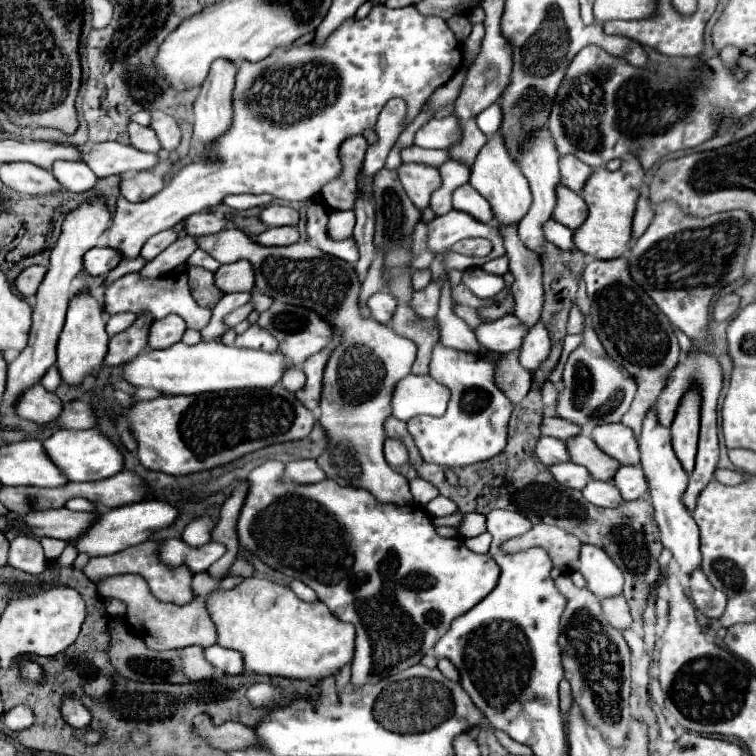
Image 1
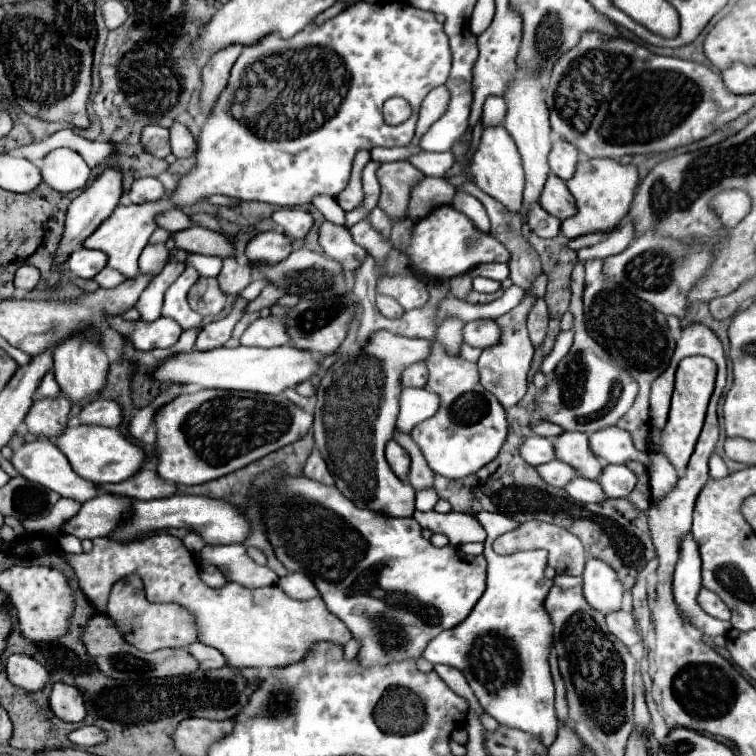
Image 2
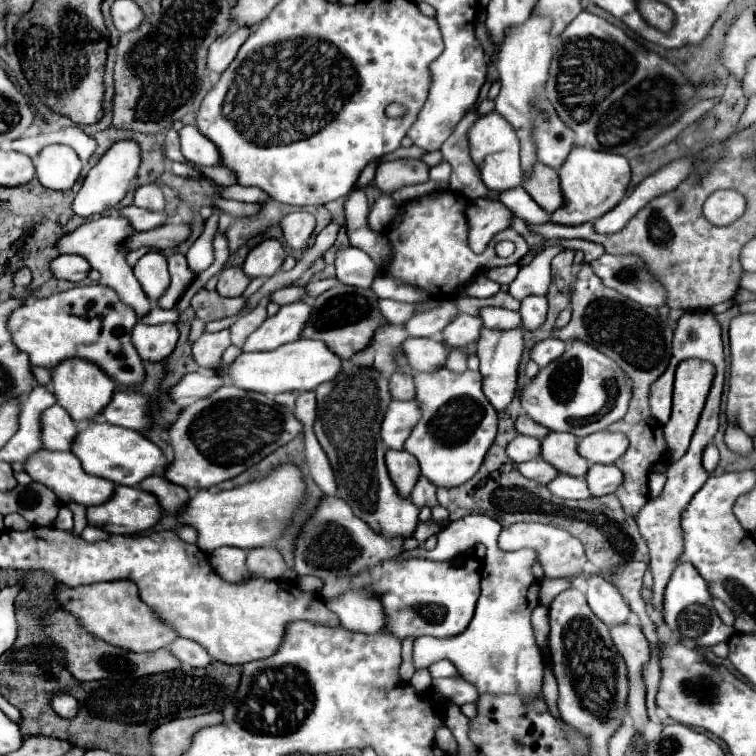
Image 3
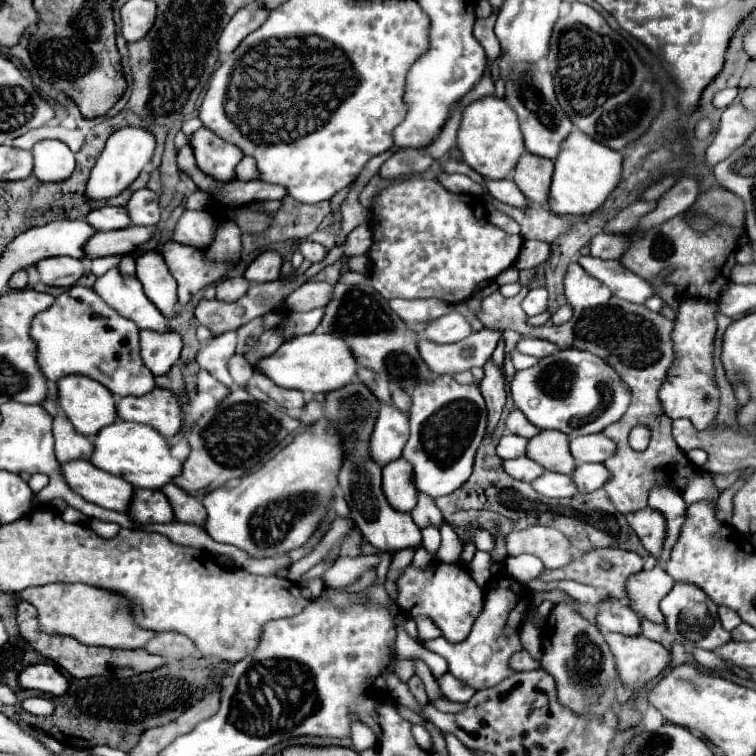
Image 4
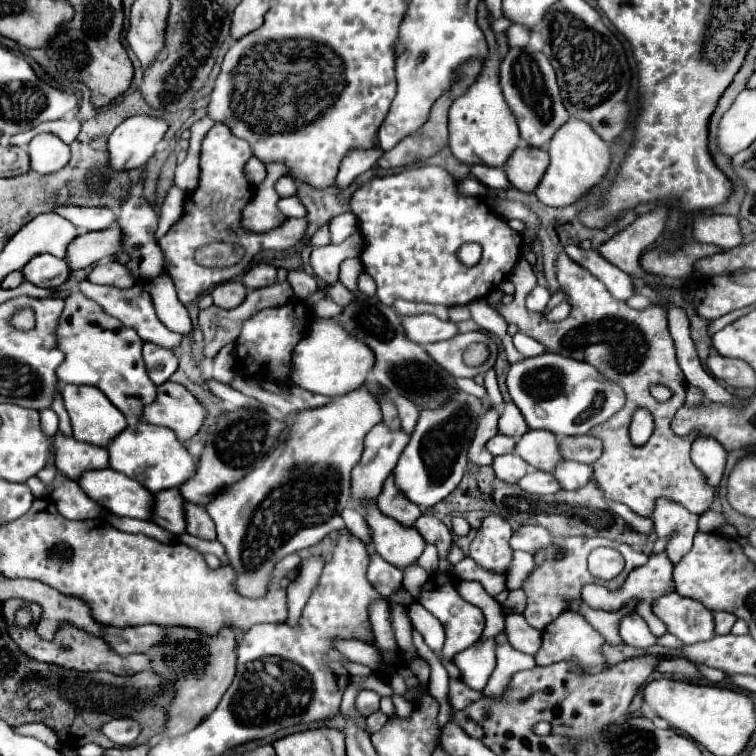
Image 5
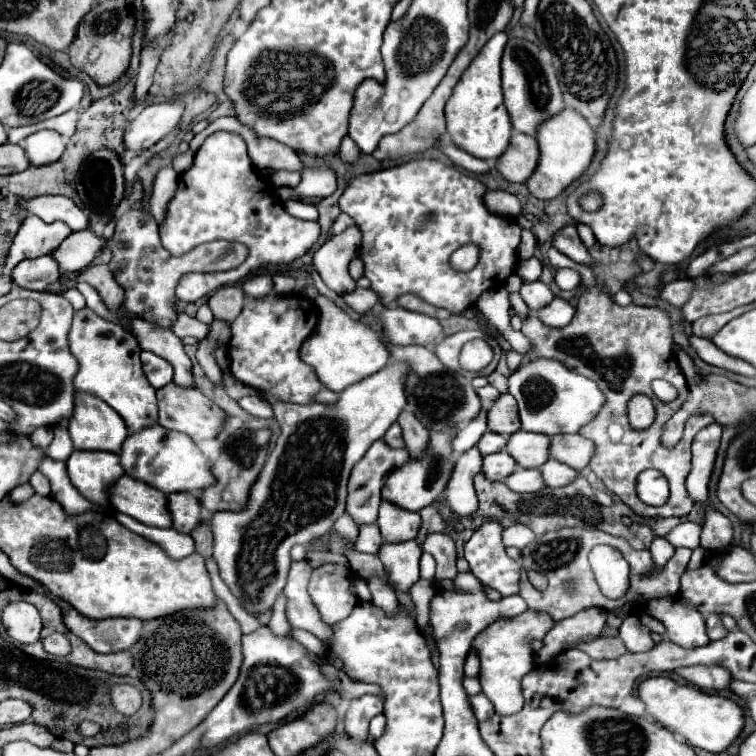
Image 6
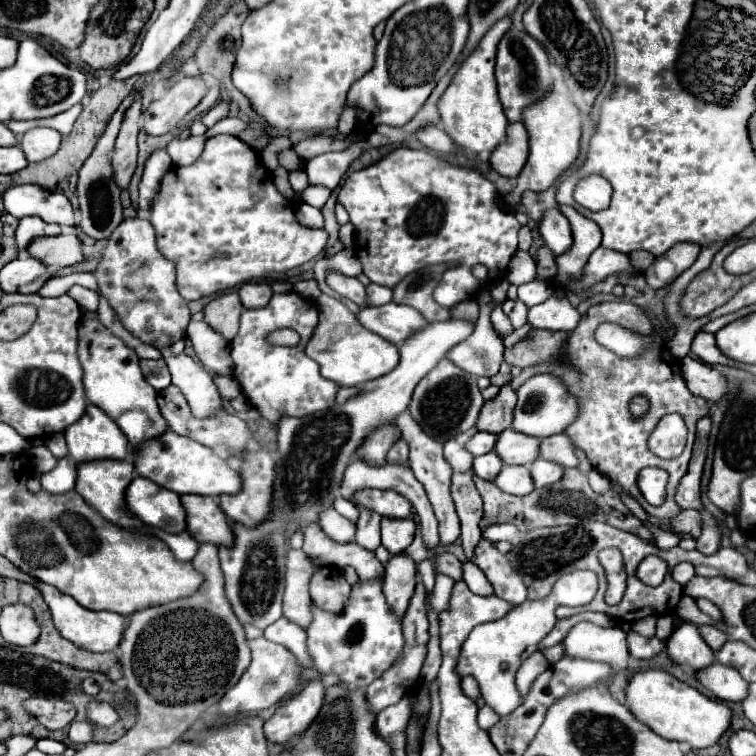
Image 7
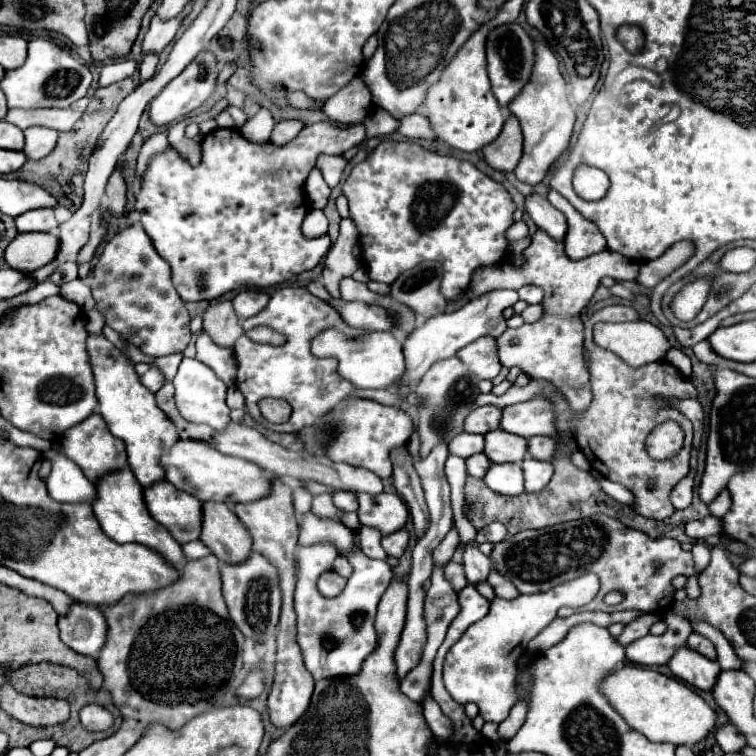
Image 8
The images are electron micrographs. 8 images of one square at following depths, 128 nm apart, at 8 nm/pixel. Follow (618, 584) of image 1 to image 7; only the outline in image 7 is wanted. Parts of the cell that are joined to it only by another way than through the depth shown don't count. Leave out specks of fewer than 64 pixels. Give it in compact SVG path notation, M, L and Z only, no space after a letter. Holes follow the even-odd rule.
M630 630L628 632L628 650L630 650L632 658L650 660L650 658L656 658L660 652L666 650L666 640L660 640L656 636L644 638L644 636Z

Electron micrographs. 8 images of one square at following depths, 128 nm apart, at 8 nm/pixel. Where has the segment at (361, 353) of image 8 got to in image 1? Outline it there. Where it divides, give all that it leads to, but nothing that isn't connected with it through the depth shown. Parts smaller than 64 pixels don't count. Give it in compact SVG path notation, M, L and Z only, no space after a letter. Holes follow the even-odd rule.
M178 342L164 350L150 350L136 356L124 366L124 378L132 386L148 386L166 394L202 394L234 388L274 388L280 384L286 368L290 366L288 358L282 352L264 352L252 348L226 346L222 342L198 342L186 346Z

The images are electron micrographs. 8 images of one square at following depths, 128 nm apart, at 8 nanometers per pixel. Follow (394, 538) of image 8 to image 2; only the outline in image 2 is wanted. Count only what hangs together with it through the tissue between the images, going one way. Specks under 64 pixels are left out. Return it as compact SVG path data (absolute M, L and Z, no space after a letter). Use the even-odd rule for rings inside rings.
M390 440L386 444L386 460L392 472L396 474L401 480L406 479L410 468L410 456L404 448L400 448L400 444L396 444L394 440Z

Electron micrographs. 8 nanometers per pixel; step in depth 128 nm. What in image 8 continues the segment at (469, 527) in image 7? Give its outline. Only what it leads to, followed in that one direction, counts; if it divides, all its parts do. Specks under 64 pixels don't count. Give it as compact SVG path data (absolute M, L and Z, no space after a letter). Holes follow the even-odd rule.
M474 542L468 544L468 548L464 550L464 572L466 572L466 578L472 586L478 586L482 582L488 580L488 574L492 570L492 562L488 556L484 556L476 546Z

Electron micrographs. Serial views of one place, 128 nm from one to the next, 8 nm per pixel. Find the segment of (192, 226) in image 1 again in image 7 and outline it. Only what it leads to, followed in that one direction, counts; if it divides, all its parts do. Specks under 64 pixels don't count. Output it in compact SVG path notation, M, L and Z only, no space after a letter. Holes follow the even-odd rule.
M34 184L12 186L2 194L4 208L16 218L40 216L44 222L74 226L74 210L64 194L48 192Z

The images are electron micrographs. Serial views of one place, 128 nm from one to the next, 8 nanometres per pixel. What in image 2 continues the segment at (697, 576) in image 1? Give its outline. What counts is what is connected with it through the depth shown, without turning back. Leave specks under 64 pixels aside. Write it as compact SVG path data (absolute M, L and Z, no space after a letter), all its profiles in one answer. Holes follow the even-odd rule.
M702 588L700 594L698 594L698 602L700 602L700 606L702 606L710 616L714 616L714 618L718 618L718 620L730 620L730 610L728 610L728 606L726 606L726 604L720 600L720 596L716 596L714 592Z

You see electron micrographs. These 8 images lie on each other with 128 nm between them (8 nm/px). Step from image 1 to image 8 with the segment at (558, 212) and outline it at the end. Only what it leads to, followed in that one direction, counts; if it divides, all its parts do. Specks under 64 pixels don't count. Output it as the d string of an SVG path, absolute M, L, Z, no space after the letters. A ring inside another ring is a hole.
M508 116L500 136L492 144L484 146L482 152L484 152L484 160L494 170L500 170L500 172L514 170L522 156L522 132L520 132L518 118Z

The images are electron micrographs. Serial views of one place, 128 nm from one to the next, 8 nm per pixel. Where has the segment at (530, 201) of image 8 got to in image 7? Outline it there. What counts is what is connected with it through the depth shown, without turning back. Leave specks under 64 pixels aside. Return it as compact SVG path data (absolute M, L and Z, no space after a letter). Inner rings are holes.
M556 208L544 210L544 214L540 218L540 234L542 234L546 246L552 248L552 252L556 256L564 254L572 246L570 224L568 224L566 216Z

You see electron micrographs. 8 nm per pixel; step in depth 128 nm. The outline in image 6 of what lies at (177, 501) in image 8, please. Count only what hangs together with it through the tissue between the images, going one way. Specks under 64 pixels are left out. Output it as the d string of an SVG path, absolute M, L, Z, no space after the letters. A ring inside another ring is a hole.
M122 476L110 488L110 504L142 524L172 528L172 514L168 512L166 494L144 484L140 480L132 480L130 476Z

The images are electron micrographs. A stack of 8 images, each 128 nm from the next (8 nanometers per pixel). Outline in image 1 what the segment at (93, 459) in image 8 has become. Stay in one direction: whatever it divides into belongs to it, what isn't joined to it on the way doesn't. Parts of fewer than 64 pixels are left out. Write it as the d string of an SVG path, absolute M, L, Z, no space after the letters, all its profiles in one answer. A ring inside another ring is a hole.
M88 292L76 294L70 300L66 324L58 340L58 360L56 360L56 368L60 370L64 384L80 386L94 370L98 370L104 364L104 356L108 350L108 340L110 340L104 326L106 326L106 320L102 316L102 308L92 294Z

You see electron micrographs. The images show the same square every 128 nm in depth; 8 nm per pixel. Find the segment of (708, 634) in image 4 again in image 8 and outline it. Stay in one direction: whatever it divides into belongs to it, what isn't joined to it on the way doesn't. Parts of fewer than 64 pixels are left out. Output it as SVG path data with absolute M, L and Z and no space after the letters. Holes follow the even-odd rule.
M682 646L672 656L672 660L668 662L668 668L672 670L672 674L678 680L682 680L698 690L704 690L704 692L712 692L712 688L718 680L718 674L720 674L718 662L708 660L706 656L700 656L698 652L692 652L686 646Z

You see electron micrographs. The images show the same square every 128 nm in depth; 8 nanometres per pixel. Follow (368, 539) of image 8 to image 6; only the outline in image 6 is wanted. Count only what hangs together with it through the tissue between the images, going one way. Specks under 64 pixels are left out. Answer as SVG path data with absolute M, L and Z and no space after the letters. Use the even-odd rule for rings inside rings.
M376 440L364 454L364 458L352 468L350 480L348 480L348 496L346 496L346 512L354 518L358 526L374 524L378 520L378 506L380 506L380 488L384 486L384 480L388 474L396 468L402 468L410 460L408 450L394 450L388 448L382 440Z

